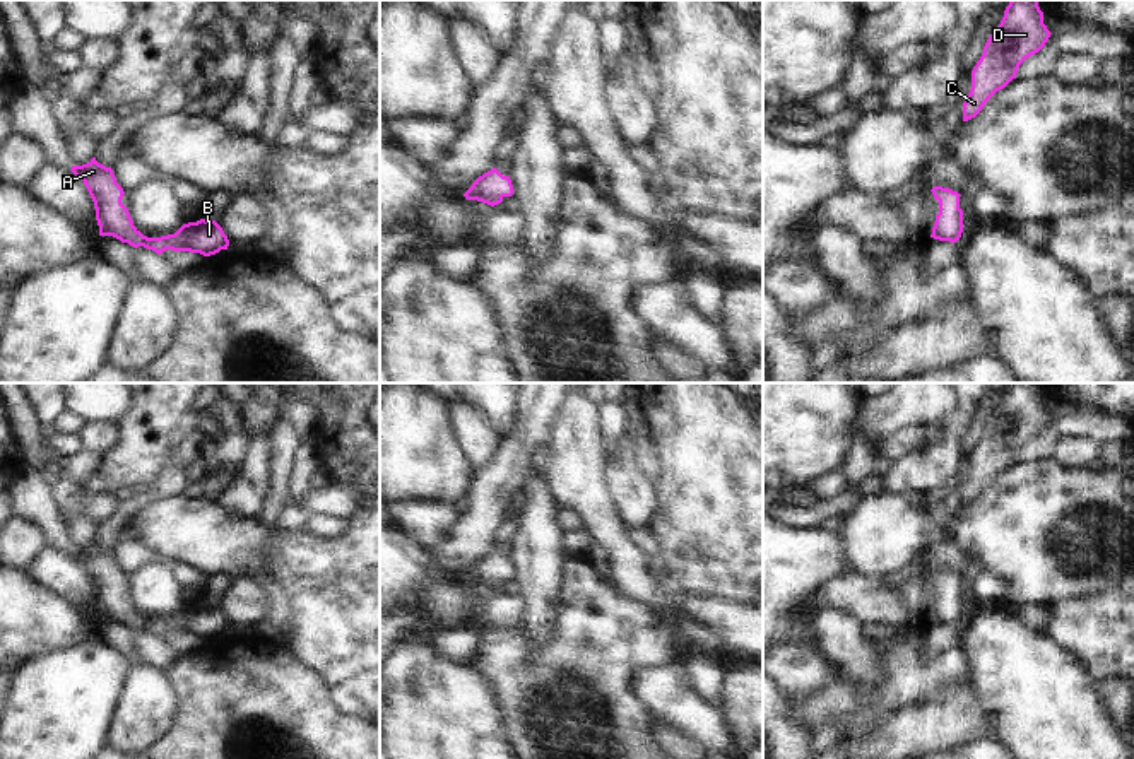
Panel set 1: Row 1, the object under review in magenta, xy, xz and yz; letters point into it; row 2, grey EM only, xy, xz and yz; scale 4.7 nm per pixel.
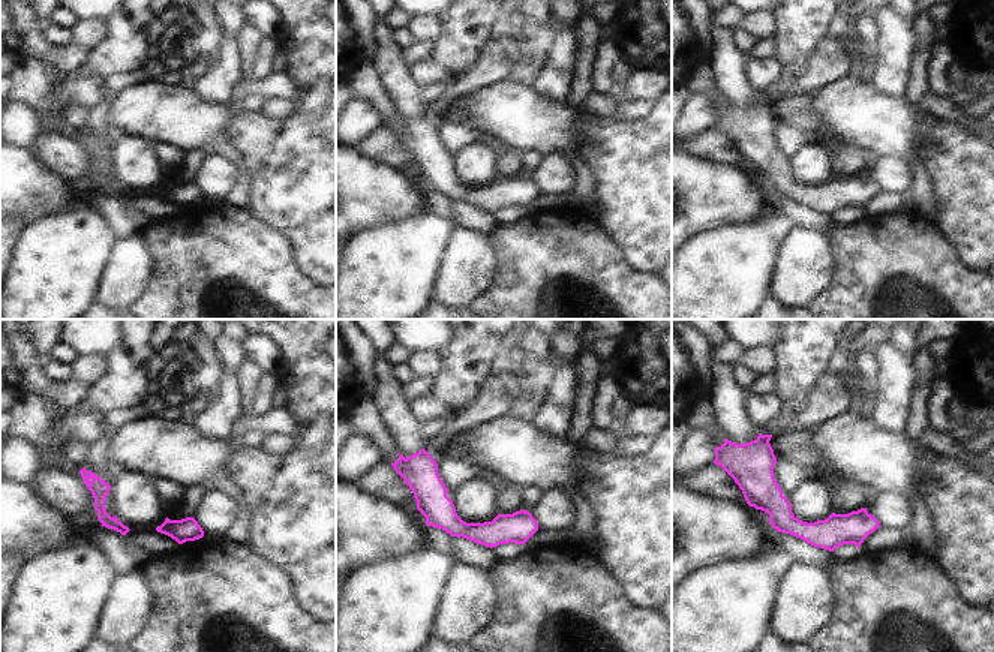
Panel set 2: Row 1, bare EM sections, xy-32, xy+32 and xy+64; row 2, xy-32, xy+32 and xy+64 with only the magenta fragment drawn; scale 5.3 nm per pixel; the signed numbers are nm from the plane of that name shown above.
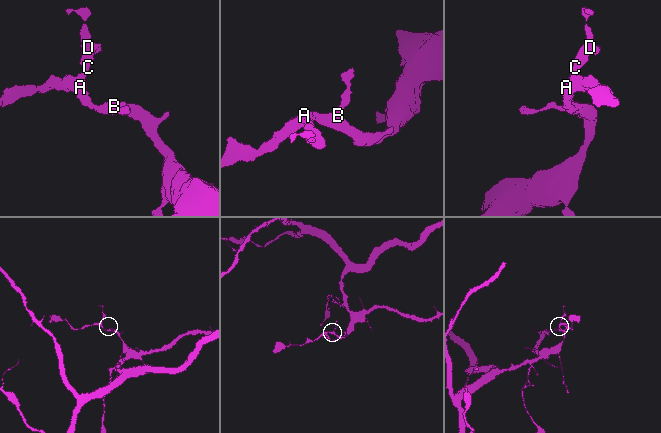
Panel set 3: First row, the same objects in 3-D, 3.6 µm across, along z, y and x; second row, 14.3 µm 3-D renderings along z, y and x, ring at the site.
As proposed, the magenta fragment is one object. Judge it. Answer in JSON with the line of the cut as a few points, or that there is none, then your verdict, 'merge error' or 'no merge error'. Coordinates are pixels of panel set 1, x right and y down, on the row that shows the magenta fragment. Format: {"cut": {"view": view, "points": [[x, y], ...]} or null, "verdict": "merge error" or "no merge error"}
{"cut": null, "verdict": "no merge error"}

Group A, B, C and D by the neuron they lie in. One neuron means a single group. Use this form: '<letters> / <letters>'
A B C D

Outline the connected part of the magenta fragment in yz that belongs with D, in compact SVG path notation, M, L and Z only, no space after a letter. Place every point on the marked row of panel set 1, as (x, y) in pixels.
M1011 0L972 70L972 89L963 103L963 121L975 118L997 91L1016 79L1019 65L1038 53L1050 34L1038 0Z

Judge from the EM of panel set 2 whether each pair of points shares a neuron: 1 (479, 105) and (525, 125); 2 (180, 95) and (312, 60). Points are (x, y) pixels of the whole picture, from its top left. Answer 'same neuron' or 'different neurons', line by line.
1: same neuron
2: different neurons

